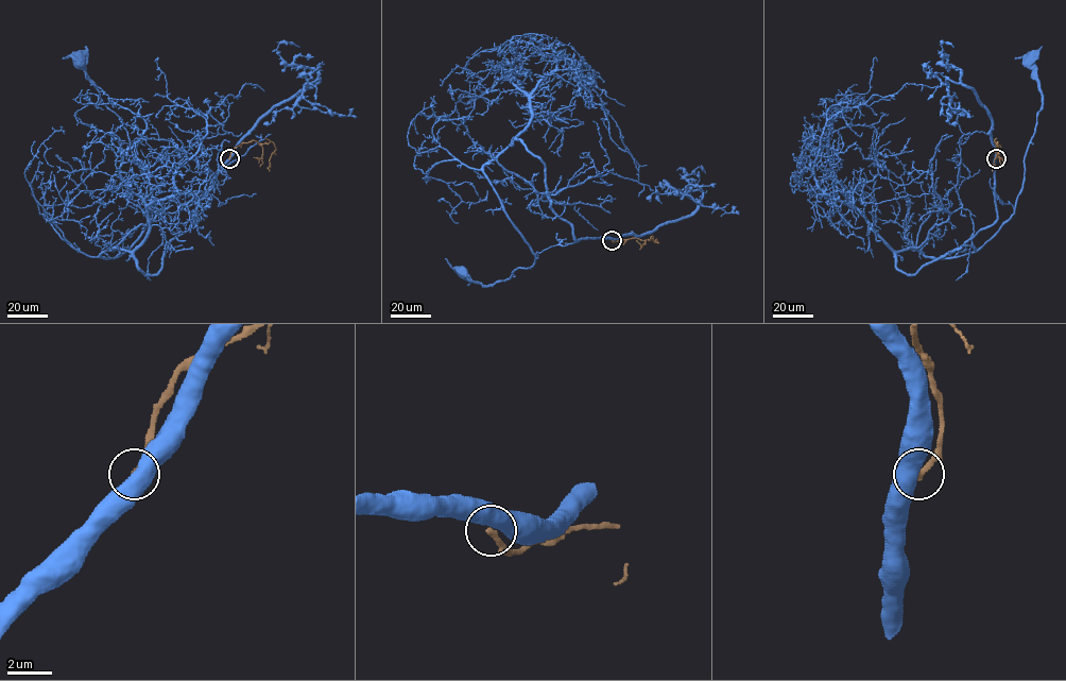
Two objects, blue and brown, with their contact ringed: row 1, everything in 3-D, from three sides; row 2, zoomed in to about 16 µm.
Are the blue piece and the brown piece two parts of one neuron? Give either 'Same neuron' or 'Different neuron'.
Different neuron

